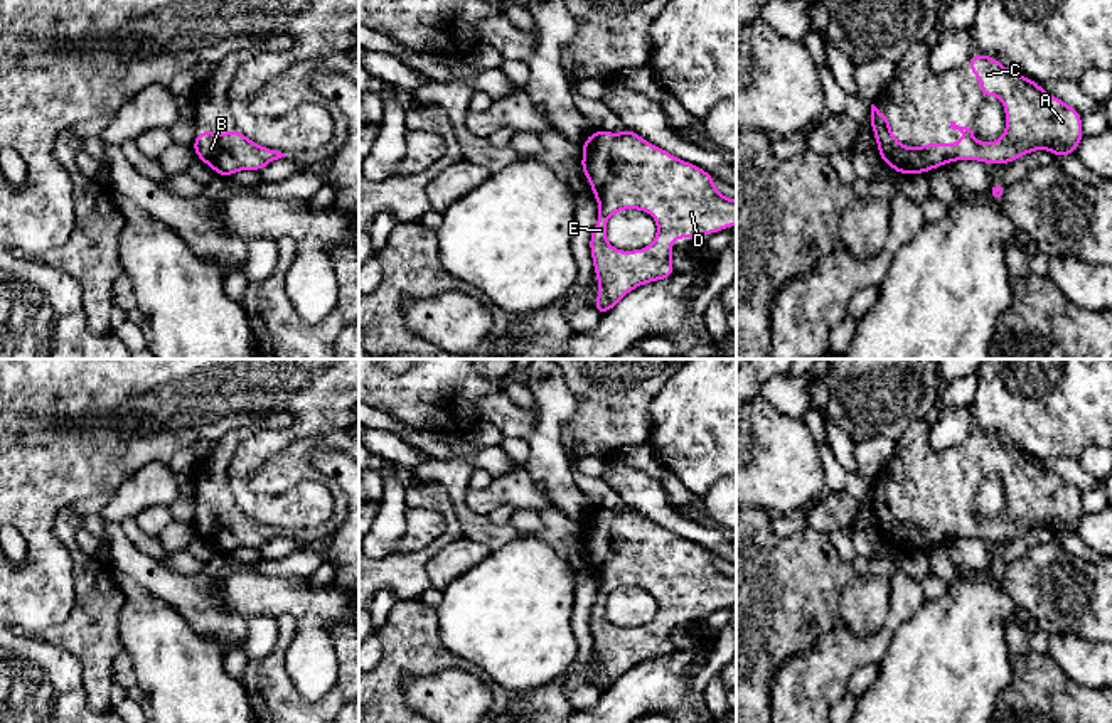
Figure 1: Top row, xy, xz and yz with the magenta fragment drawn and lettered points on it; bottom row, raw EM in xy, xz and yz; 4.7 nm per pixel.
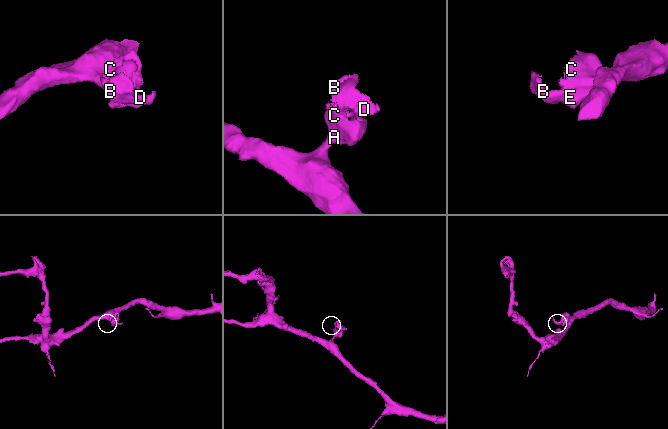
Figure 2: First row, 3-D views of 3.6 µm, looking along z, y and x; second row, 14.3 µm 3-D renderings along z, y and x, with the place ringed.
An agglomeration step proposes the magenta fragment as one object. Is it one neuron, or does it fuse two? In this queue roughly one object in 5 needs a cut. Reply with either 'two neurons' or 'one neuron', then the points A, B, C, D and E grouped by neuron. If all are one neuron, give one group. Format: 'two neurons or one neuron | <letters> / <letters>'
one neuron | A B C D E

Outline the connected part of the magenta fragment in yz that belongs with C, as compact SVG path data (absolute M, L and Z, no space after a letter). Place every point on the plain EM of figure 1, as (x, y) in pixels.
M972 431L967 448L979 455L982 477L997 472L1006 489L1006 509L997 519L981 521L974 509L950 499L964 512L962 521L922 521L917 528L901 522L890 507L890 494L871 482L871 507L881 538L903 551L928 551L954 538L1004 543L1033 528L1051 528L1060 538L1077 531L1082 490L1041 467L1040 460L1006 447L997 435Z

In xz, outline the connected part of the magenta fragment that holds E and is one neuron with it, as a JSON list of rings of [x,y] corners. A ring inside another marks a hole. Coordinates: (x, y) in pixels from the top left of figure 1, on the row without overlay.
[[[630,506],[623,511],[595,507],[583,521],[580,546],[588,554],[591,571],[600,588],[590,613],[590,630],[600,671],[591,684],[603,694],[627,671],[637,664],[674,654],[671,617],[701,615],[716,612],[726,603],[736,603],[736,578],[724,575],[714,566],[714,554],[704,546],[684,539],[672,531],[645,519]],[[622,586],[639,586],[655,593],[657,613],[649,625],[620,629],[607,620],[607,598]]]

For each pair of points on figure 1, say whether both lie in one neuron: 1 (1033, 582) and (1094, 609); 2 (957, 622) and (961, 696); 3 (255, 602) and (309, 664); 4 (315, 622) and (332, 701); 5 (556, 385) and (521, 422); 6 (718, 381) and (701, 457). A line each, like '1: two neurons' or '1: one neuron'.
1: one neuron
2: one neuron
3: one neuron
4: two neurons
5: one neuron
6: one neuron

